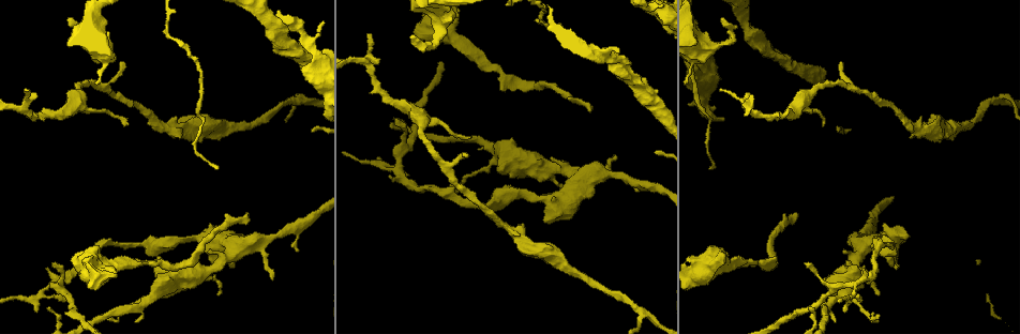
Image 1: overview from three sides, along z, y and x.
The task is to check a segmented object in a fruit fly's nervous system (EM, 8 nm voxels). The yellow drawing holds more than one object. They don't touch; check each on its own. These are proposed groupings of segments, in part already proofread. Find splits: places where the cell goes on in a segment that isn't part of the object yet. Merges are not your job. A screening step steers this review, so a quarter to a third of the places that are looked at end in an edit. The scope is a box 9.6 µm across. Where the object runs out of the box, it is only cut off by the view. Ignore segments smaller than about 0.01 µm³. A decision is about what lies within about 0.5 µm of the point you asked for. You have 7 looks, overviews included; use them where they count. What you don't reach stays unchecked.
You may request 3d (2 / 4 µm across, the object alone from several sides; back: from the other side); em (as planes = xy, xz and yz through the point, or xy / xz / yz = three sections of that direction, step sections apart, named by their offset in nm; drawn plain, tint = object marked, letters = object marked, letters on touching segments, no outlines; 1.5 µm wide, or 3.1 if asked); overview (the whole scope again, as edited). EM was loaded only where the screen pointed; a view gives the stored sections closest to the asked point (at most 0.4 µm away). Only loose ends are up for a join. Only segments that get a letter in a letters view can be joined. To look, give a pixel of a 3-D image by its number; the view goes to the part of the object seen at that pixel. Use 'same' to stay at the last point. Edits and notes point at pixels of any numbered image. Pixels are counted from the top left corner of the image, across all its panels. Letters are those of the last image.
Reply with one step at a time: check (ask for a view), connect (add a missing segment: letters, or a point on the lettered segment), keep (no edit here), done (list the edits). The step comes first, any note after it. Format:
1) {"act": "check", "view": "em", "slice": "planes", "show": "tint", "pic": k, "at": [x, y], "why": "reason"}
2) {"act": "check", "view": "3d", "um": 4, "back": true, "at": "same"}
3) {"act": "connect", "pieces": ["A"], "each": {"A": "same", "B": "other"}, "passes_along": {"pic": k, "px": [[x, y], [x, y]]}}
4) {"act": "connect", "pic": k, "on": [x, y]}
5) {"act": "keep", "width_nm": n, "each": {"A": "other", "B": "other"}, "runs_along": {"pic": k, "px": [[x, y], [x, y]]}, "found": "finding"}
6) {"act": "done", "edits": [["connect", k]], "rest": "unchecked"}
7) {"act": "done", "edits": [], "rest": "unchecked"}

{"act": "check", "view": "em", "slice": "xz", "step": 4, "show": "letters", "pic": 1, "at": [588, 110]}

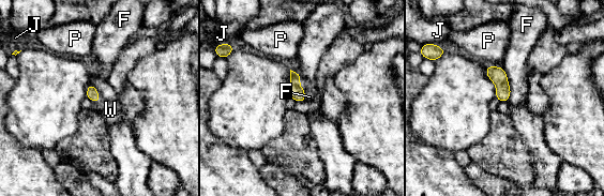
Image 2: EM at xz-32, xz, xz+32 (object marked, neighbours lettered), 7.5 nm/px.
{"act": "connect", "pic": 2, "on": [110, 109], "each": {"F": "other", "J": "other", "P": "other", "W": "same"}, "found": "the cell continues"}

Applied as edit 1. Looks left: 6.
{"act": "check", "view": "overview", "why": "see it whole again"}

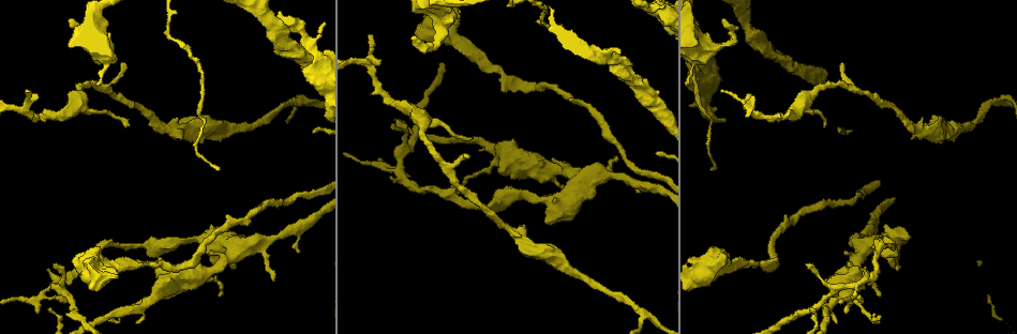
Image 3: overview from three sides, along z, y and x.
{"act": "check", "view": "3d", "um": 4, "pic": 3, "at": [616, 158]}

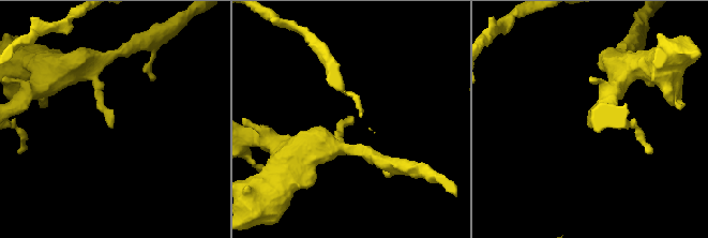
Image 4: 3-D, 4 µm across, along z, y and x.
{"act": "check", "view": "em", "slice": "planes", "show": "letters", "pic": 4, "at": [349, 117]}

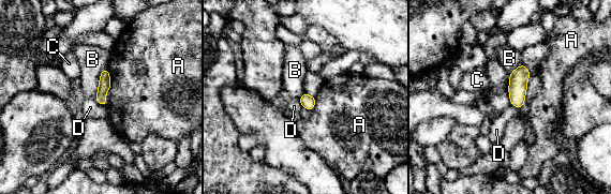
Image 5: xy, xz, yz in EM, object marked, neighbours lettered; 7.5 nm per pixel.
{"act": "keep", "width_nm": 100, "each": {"A": "other", "B": "other", "C": "other", "D": "other"}, "border": {"pic": 5, "px": [[107, 68], [100, 74], [94, 98]]}, "found": "none of them fits"}

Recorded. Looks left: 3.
{"act": "check", "view": "em", "slice": "planes", "show": "letters", "pic": 3, "at": [209, 252], "why": "stops while still wide"}

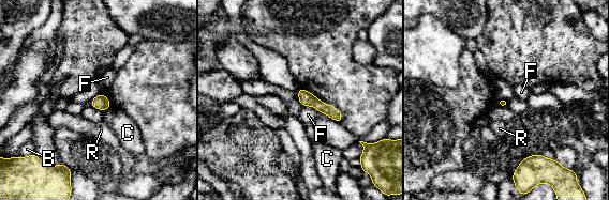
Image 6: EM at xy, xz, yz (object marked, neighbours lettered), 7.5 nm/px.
{"act": "keep", "each": {"B": "other", "C": "other", "F": "other", "R": "other"}, "found": "no lettered segment goes on from it"}

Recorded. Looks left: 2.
{"act": "done", "edits": [["connect", 2]], "rest": "unchecked"}

